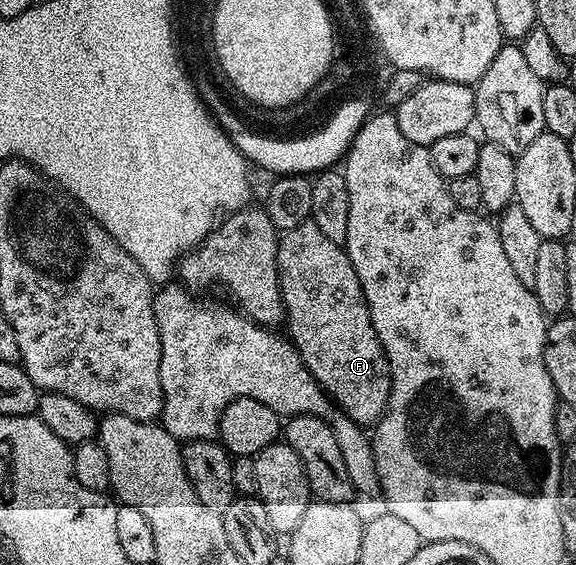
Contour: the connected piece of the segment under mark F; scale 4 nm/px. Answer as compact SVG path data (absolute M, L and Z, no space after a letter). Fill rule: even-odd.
M309 218L305 224L294 226L280 236L278 282L289 332L287 335L312 377L324 387L336 407L354 423L375 425L388 405L392 375L382 342L378 342L378 334L374 334L374 322L370 322L362 282L358 282L358 274L354 274L347 251L341 245L330 242L330 238L326 238L326 234L322 234L322 230L318 230L318 226L314 226Z

